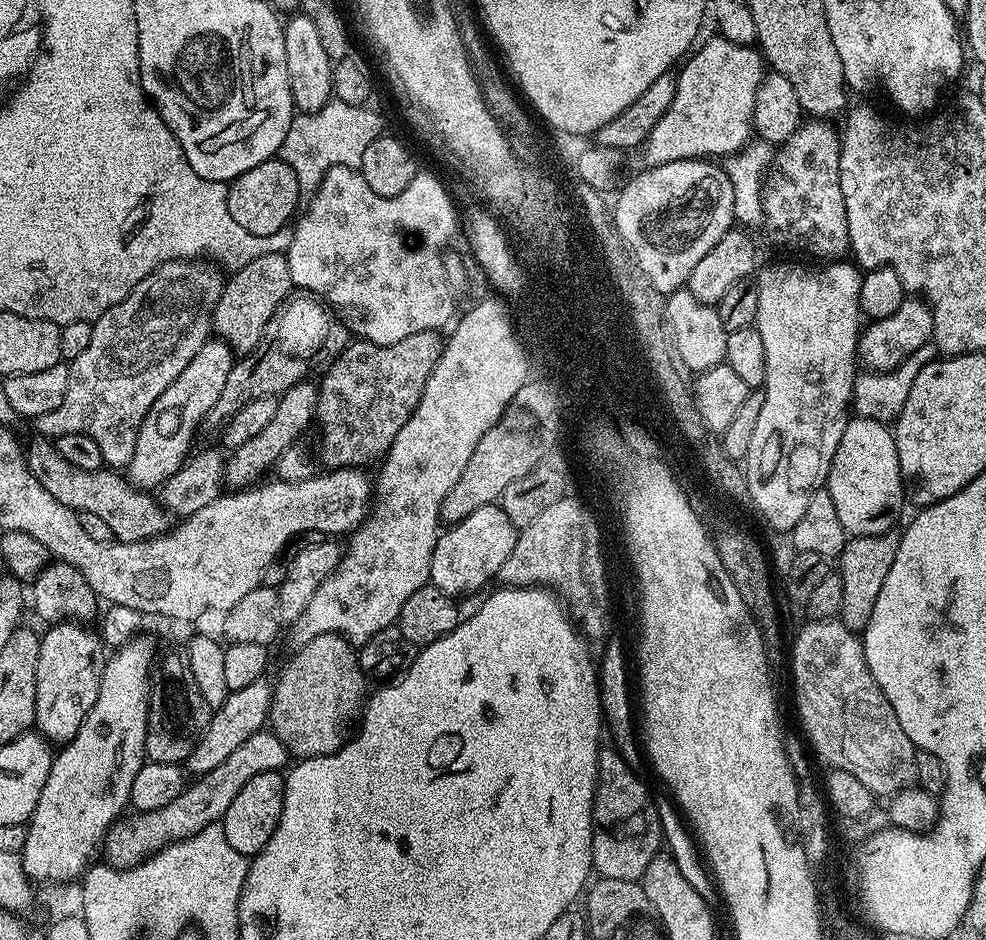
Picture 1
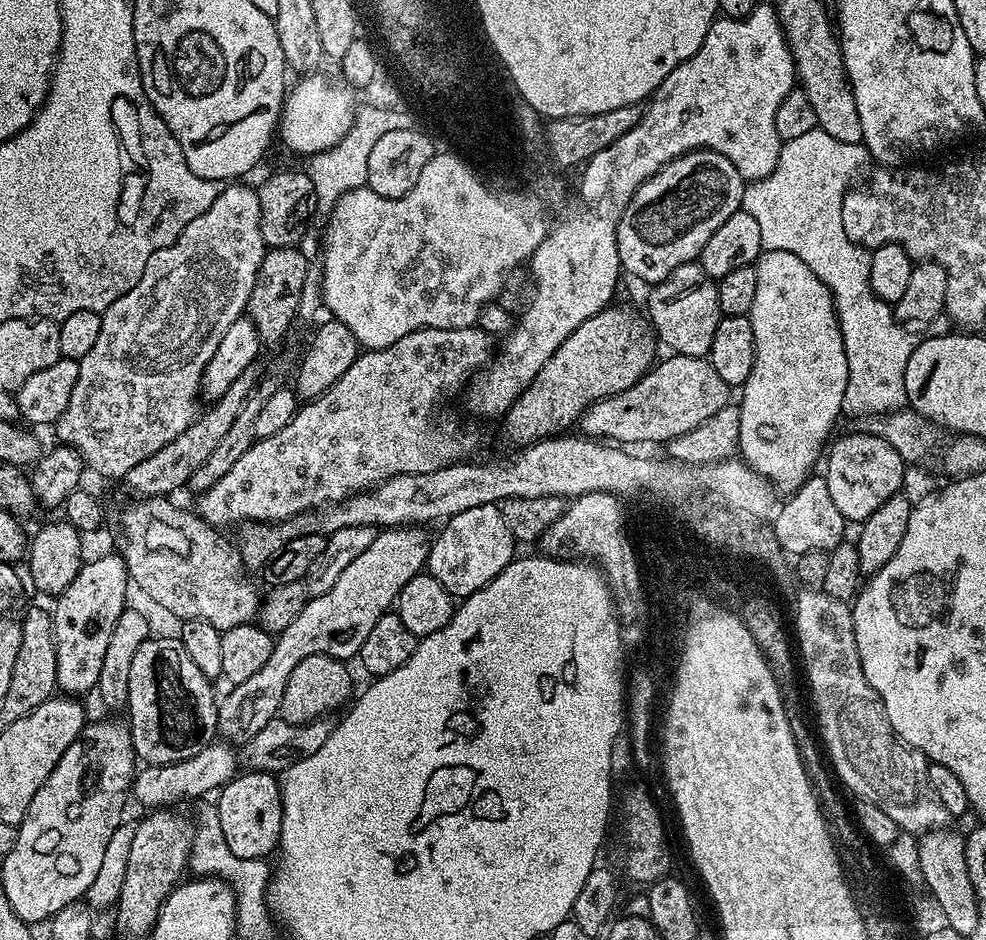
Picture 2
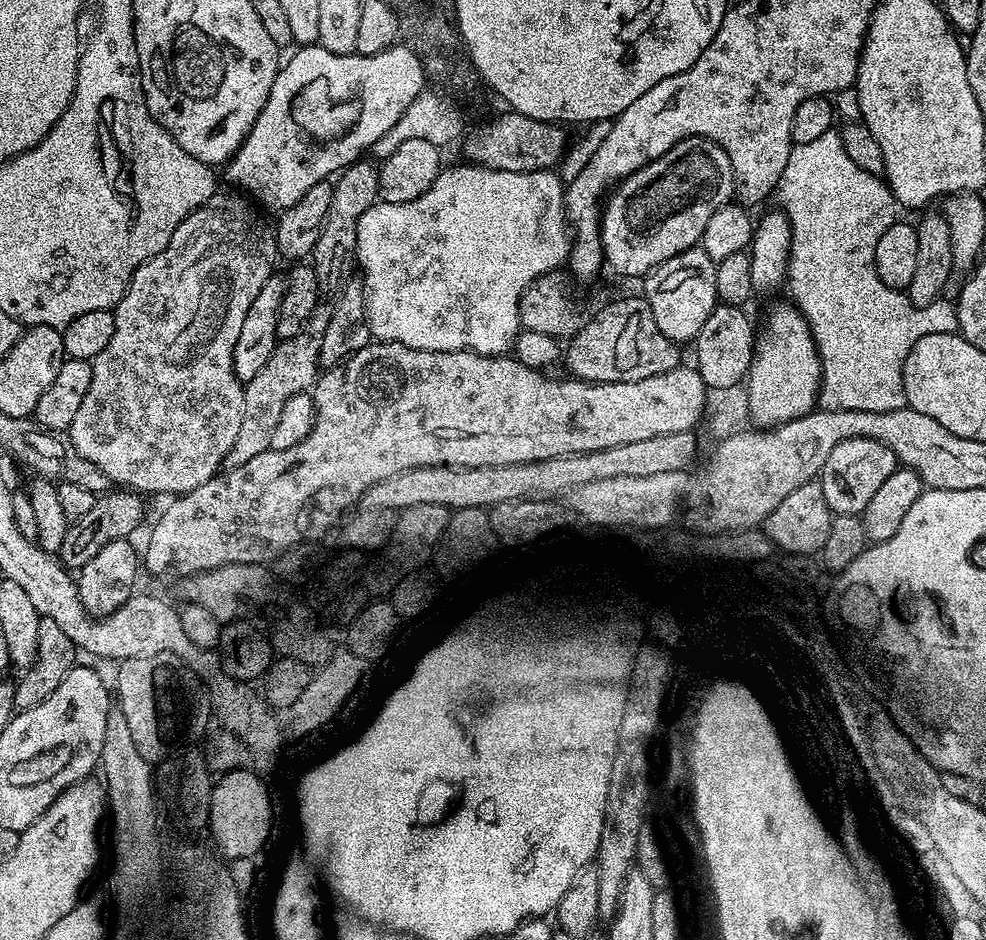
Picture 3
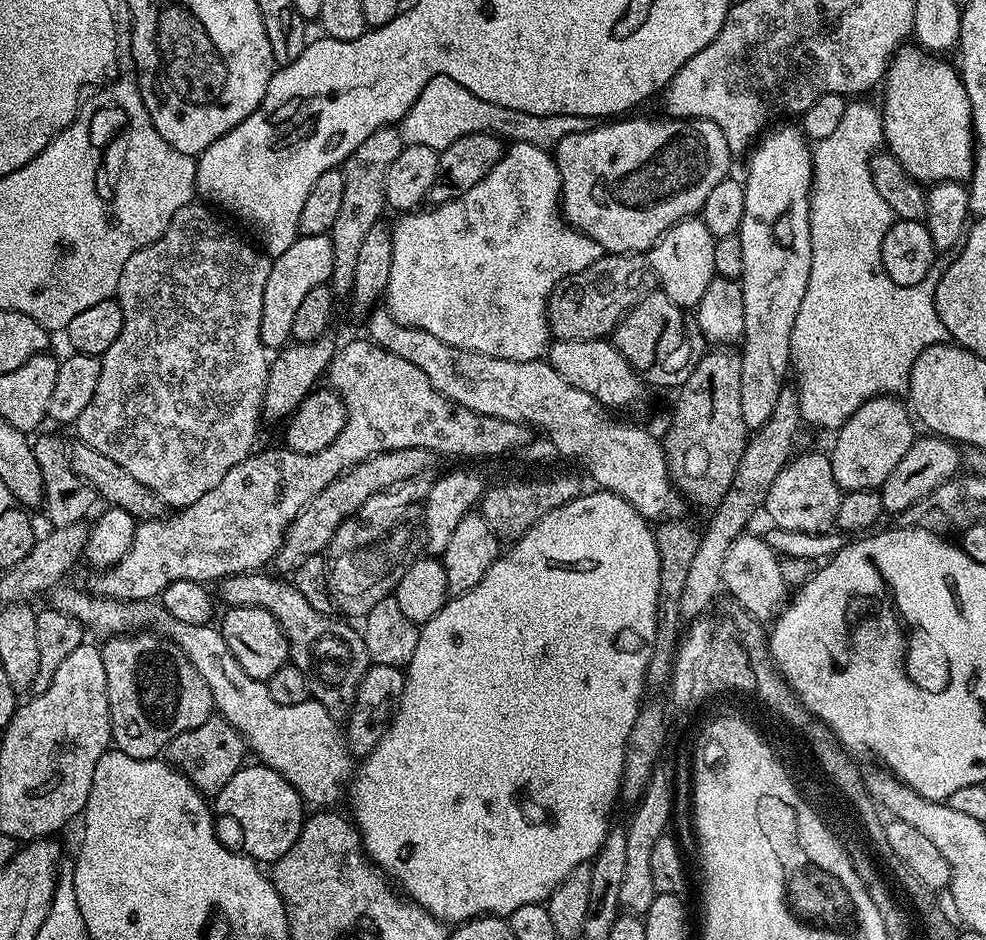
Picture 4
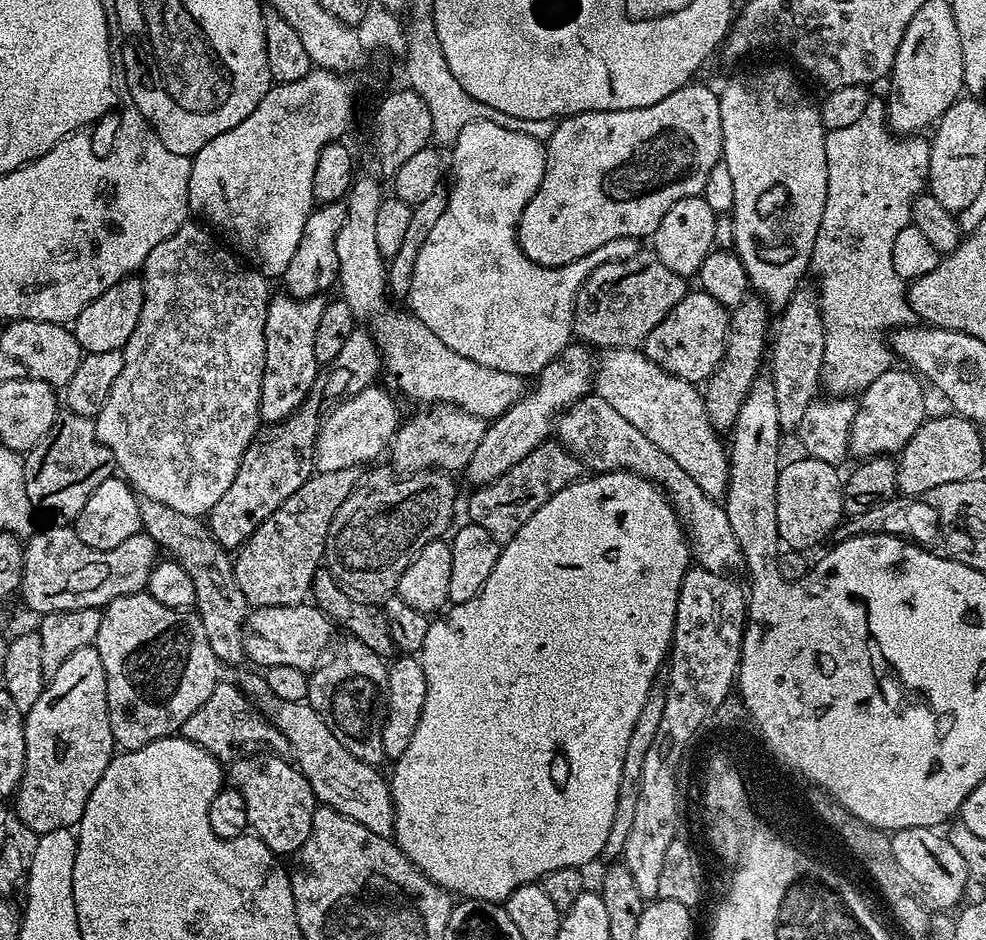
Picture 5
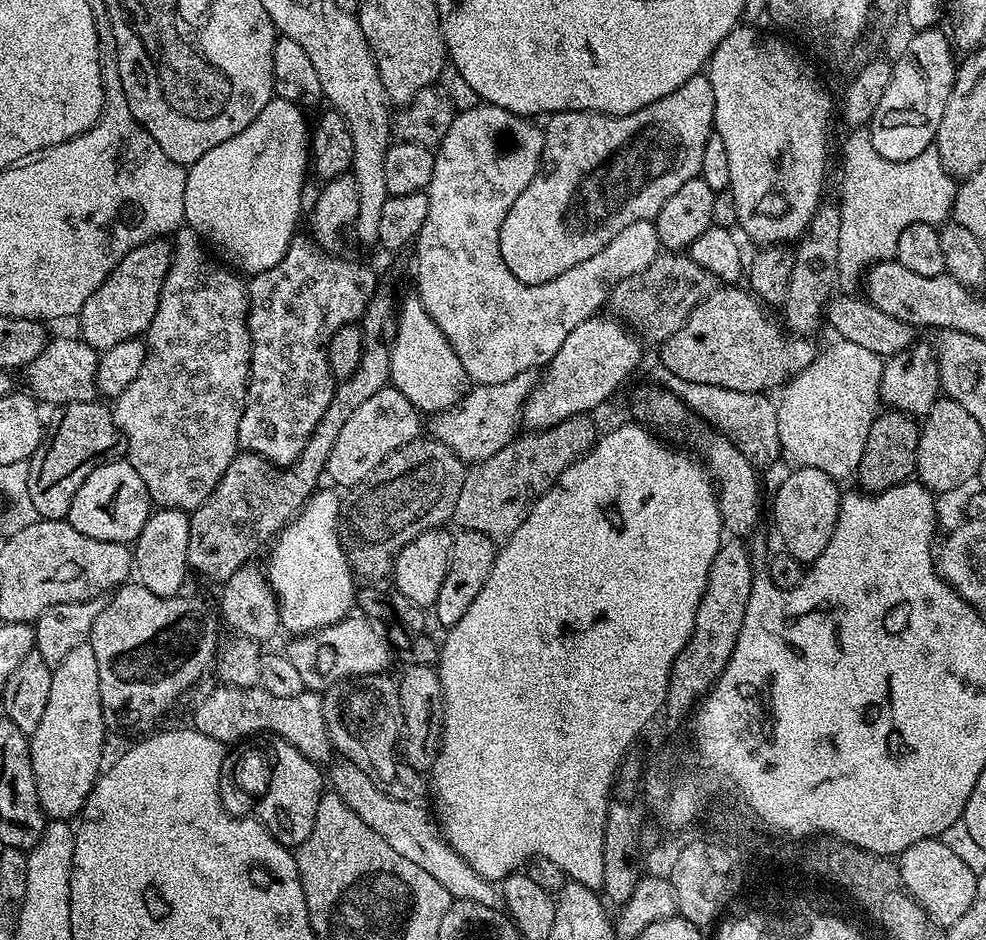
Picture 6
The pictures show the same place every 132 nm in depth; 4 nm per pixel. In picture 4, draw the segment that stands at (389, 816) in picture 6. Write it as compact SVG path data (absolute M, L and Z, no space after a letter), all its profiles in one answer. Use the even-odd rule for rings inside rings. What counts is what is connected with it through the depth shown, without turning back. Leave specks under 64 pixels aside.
M57 587L51 593L51 607L78 618L89 633L97 632L100 638L111 638L121 633L135 634L153 628L159 635L175 642L190 658L198 674L202 674L206 686L210 686L215 711L225 716L244 735L247 747L260 755L257 756L259 763L280 772L282 778L294 786L305 805L336 806L343 796L345 799L346 789L354 775L354 757L341 729L340 732L336 729L337 717L331 716L326 706L311 698L298 702L298 706L282 706L282 702L274 702L267 683L250 678L250 674L238 666L238 658L230 654L230 646L226 646L226 638L222 638L219 627L212 624L190 626L190 622L178 622L178 618L171 616L156 600L125 602L91 591L79 592L76 588L64 587Z

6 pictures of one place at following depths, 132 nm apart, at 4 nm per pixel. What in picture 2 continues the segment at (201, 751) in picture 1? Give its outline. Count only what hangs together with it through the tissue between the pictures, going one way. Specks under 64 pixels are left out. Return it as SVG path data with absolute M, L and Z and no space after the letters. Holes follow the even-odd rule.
M401 526L377 531L370 550L358 554L342 574L338 582L326 590L326 594L305 599L302 610L286 630L275 637L272 653L266 666L258 674L246 678L246 682L233 684L218 704L216 730L221 741L232 746L243 746L266 722L277 719L282 702L282 690L290 682L290 673L302 658L327 654L345 662L359 657L362 642L370 634L374 622L395 605L402 586L410 578L421 575L428 562L430 536L420 526Z

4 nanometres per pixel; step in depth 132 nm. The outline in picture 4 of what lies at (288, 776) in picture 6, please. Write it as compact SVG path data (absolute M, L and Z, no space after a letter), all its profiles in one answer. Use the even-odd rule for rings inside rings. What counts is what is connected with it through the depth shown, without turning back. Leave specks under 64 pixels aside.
M245 763L214 798L214 808L221 816L229 816L242 826L243 851L257 862L274 862L294 846L306 819L306 805L300 795L267 764Z

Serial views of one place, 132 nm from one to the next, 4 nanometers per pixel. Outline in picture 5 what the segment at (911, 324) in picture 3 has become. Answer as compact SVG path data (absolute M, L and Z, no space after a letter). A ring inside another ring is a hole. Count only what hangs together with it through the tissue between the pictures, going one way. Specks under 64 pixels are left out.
M869 99L862 118L858 118L851 126L845 126L842 130L834 130L826 135L826 170L828 171L828 185L826 186L826 210L822 210L822 226L818 226L818 238L814 242L811 267L816 268L820 275L820 288L818 287L818 299L820 301L820 313L824 323L824 374L822 388L825 393L833 397L852 398L864 391L878 378L878 374L886 374L894 366L894 353L890 347L886 334L897 328L903 328L913 323L912 307L906 295L903 283L894 282L892 275L892 247L894 238L898 238L898 230L909 227L912 223L912 203L917 196L925 191L928 183L928 167L930 166L930 143L924 138L901 138L893 134L886 123L886 104L883 99Z

